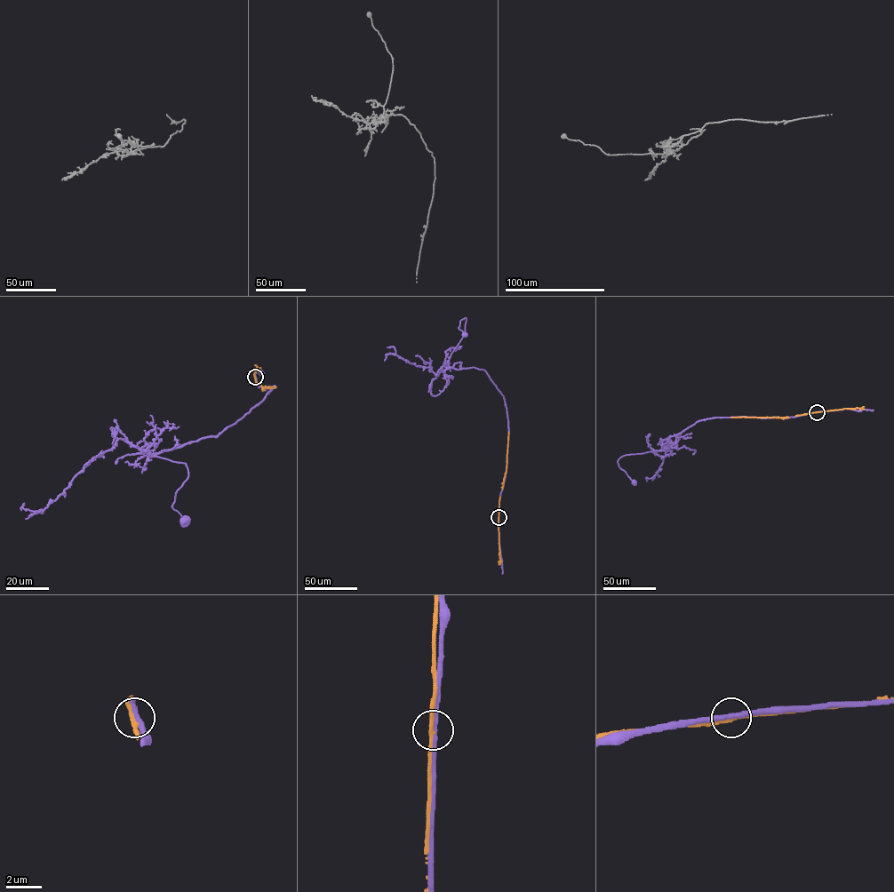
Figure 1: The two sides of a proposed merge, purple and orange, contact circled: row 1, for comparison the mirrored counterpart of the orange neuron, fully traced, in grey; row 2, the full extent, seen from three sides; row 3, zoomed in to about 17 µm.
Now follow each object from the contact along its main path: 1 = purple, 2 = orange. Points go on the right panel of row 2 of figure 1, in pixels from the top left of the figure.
1: (817, 412), (787, 418), (698, 420), (671, 436), (667, 449), (621, 457), (618, 466), (634, 482)
2: (817, 412), (786, 418), (731, 418)

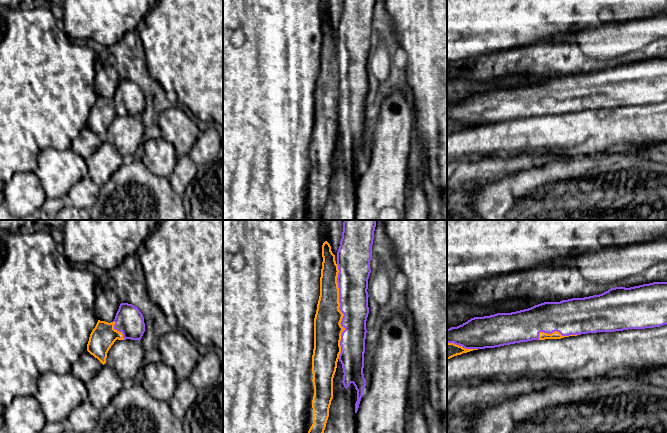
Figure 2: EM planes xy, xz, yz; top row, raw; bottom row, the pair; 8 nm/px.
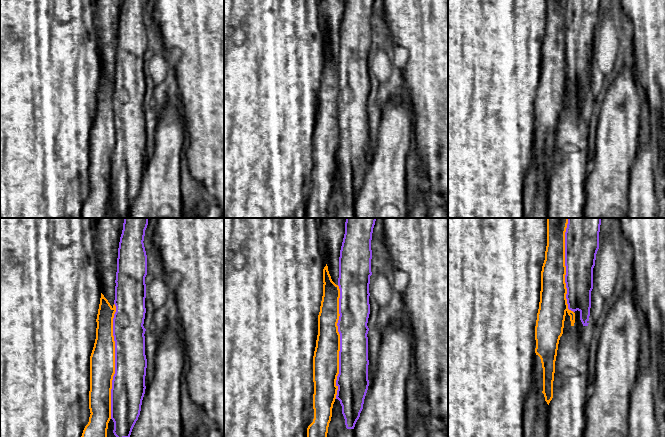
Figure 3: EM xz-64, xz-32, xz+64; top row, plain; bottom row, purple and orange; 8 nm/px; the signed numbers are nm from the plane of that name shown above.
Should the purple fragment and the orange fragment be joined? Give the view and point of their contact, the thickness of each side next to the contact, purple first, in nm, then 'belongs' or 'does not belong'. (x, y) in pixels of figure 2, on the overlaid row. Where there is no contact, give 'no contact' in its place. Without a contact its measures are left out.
meets purple in xz at (340, 310); 240 nm thick on the purple side, 220 nm on the other; does not belong

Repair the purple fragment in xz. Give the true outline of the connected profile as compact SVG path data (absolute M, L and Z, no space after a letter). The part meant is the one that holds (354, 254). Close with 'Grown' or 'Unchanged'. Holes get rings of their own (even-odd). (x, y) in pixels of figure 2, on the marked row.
M344 220L343 232L340 246L337 252L338 277L337 283L339 288L339 310L344 314L341 326L345 330L341 334L341 353L339 361L343 368L342 383L347 389L352 383L357 390L357 401L355 403L355 413L357 413L361 398L366 386L366 380L363 374L366 321L369 314L368 307L368 279L371 273L370 261L372 260L372 245L376 220Z. Unchanged

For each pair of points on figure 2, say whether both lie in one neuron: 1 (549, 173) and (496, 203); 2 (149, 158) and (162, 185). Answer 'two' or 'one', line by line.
1: one
2: two

